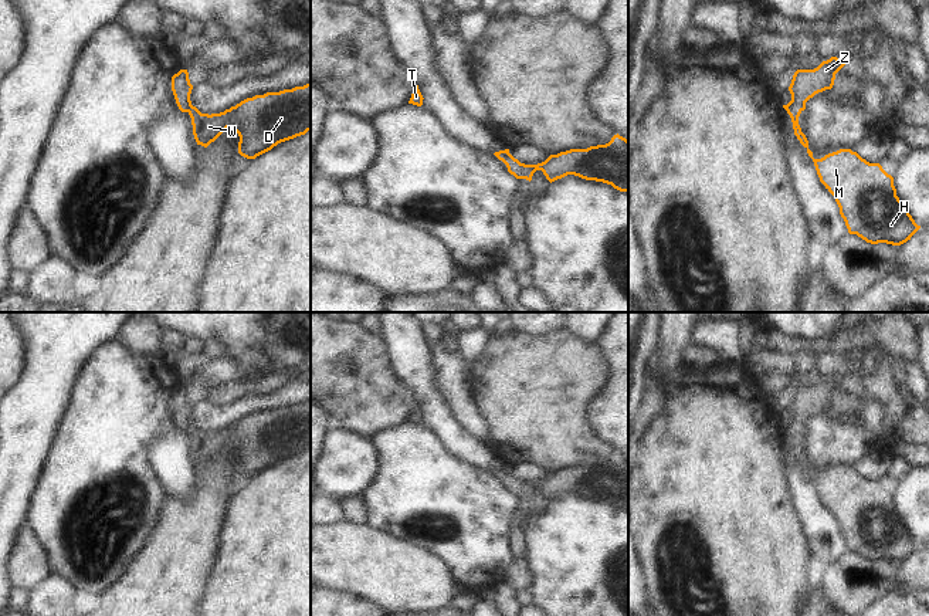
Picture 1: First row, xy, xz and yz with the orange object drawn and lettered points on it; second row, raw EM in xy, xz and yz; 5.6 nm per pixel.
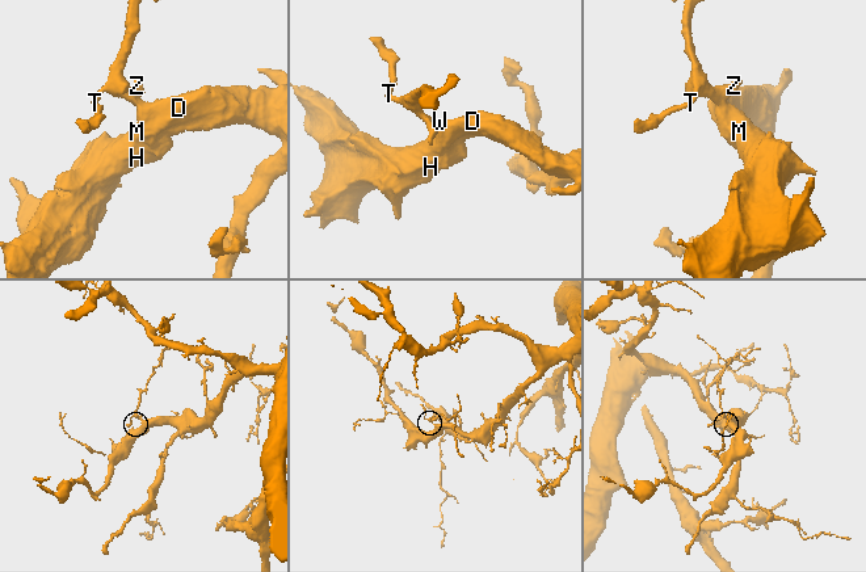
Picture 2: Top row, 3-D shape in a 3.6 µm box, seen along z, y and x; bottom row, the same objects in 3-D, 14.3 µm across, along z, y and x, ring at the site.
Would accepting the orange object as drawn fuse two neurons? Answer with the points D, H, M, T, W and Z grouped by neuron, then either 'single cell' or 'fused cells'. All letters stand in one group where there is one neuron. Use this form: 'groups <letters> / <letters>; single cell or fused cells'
groups D H M T W Z; single cell

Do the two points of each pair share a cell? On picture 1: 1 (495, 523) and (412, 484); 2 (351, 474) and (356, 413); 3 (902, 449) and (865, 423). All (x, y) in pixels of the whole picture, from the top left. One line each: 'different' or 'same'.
1: same
2: different
3: different

